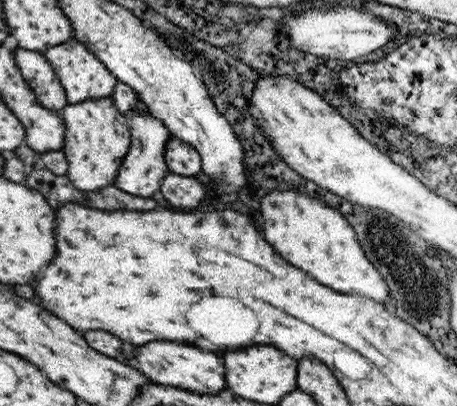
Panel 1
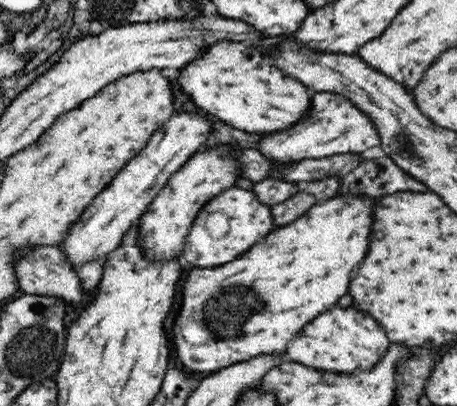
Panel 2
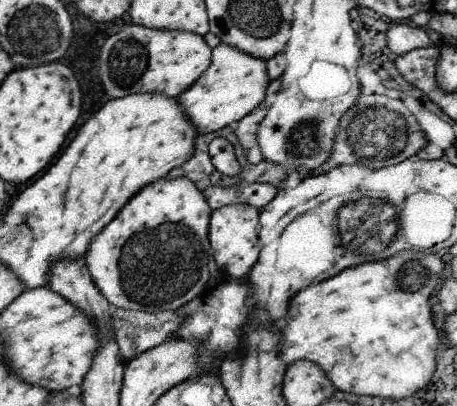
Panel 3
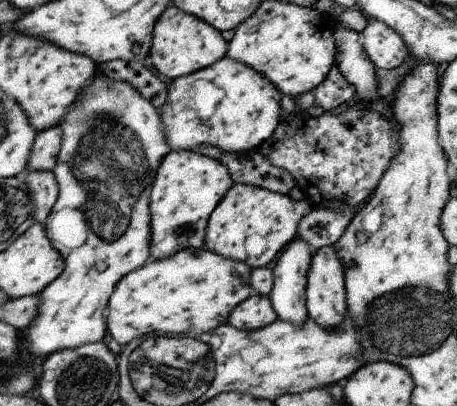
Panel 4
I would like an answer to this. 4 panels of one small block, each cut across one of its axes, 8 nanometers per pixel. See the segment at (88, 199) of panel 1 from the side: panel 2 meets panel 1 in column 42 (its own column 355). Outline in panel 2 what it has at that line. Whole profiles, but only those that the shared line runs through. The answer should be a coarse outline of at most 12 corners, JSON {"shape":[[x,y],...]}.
{"shape":[[392,158],[362,162],[342,178],[342,194],[370,198],[430,188]]}

